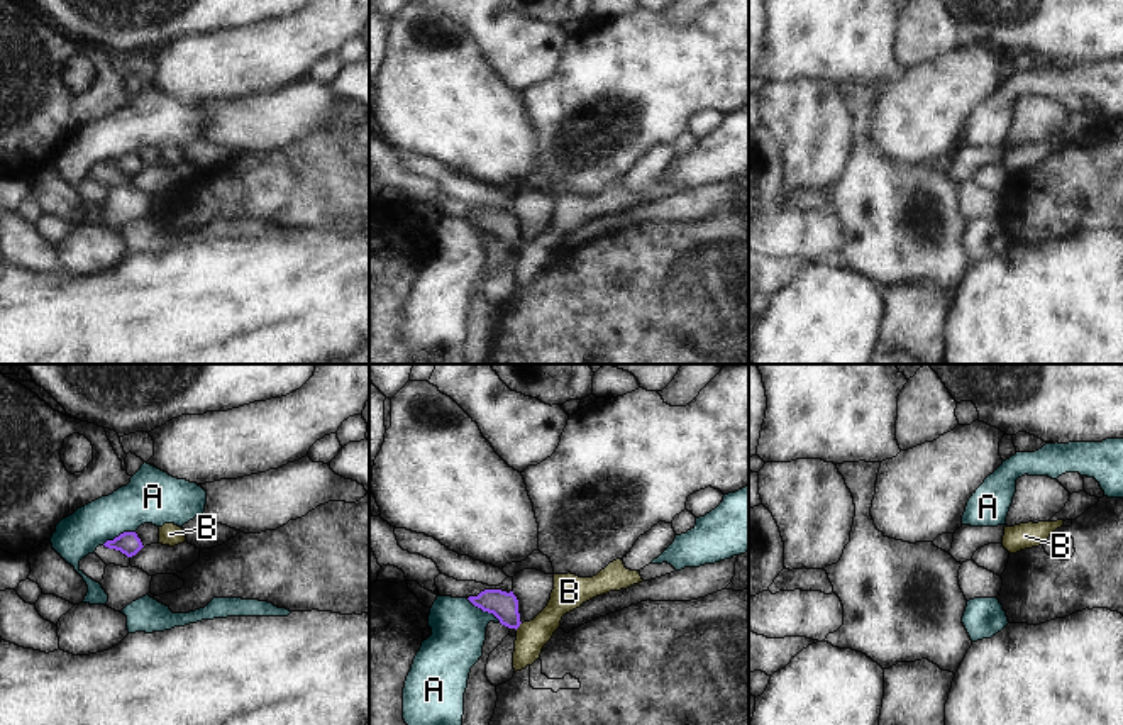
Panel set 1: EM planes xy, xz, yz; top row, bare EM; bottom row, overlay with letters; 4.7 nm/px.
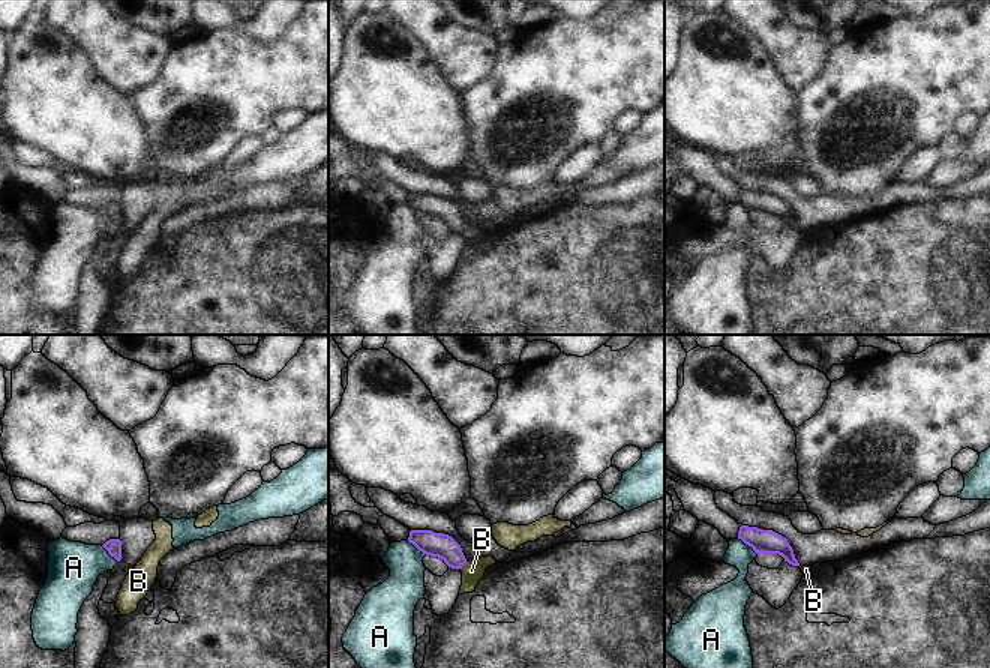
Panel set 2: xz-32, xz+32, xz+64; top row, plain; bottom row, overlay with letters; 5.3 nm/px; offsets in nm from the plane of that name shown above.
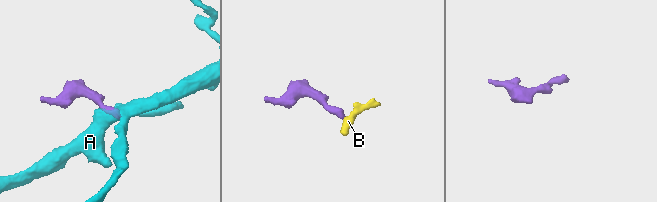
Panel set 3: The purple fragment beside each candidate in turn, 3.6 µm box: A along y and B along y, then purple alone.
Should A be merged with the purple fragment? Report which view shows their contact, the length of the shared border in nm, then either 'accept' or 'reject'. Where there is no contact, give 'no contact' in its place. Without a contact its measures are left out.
xz | 200 nm | reject

